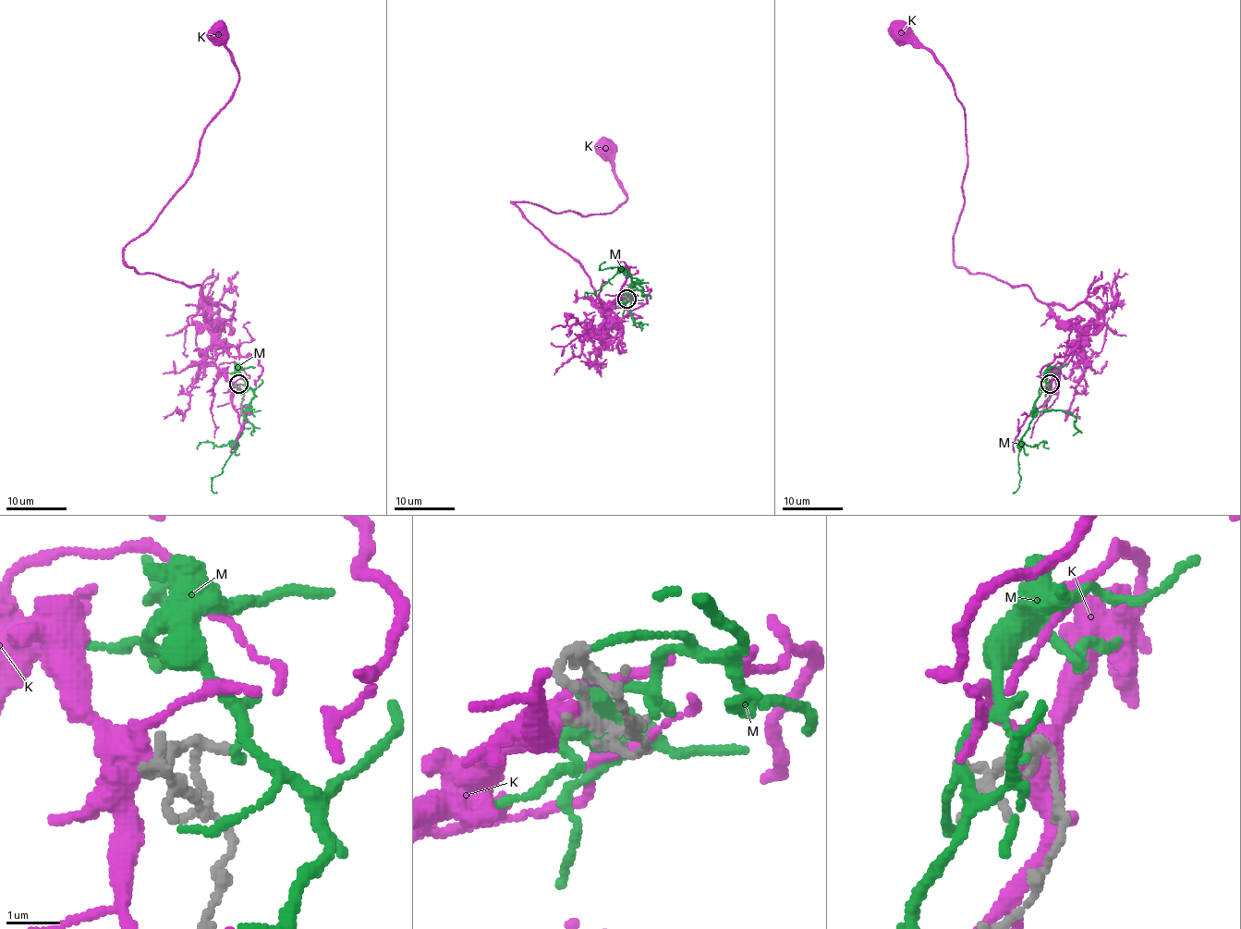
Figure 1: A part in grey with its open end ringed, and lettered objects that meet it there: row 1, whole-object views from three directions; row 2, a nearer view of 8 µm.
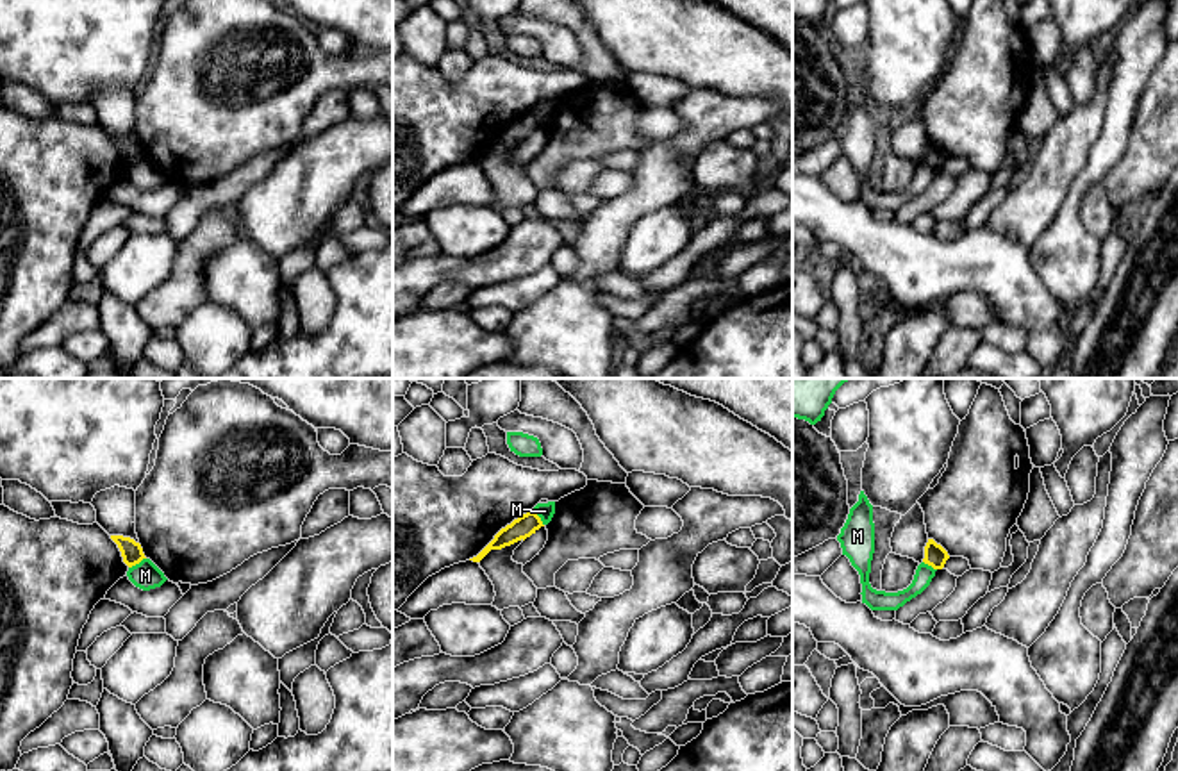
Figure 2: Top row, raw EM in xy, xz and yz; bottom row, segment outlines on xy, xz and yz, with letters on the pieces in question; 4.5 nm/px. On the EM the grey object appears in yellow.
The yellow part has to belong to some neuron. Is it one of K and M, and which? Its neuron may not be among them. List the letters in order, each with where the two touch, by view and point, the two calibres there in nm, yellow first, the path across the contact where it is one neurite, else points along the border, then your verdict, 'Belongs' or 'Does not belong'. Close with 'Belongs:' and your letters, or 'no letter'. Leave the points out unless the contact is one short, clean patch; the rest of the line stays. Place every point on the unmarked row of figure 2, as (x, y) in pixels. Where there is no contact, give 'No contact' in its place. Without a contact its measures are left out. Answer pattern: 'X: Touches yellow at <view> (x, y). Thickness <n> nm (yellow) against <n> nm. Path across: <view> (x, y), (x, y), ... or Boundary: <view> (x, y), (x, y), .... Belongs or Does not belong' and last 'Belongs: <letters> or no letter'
K: No contact. Does not belong
M: Touches yellow at xy (136, 163). Thickness 100 nm (yellow) against 130 nm. Boundary: xy (145, 157), (129, 168). Does not belong
Belongs: no letter

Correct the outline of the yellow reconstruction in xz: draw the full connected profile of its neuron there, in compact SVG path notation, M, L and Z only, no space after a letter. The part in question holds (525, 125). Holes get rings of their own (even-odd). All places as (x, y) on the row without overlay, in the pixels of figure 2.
M527 112L514 120L510 125L502 128L494 139L473 159L473 162L480 162L491 150L502 150L505 146L510 146L518 141L525 141L532 134L535 134L543 125L541 118L535 112Z

